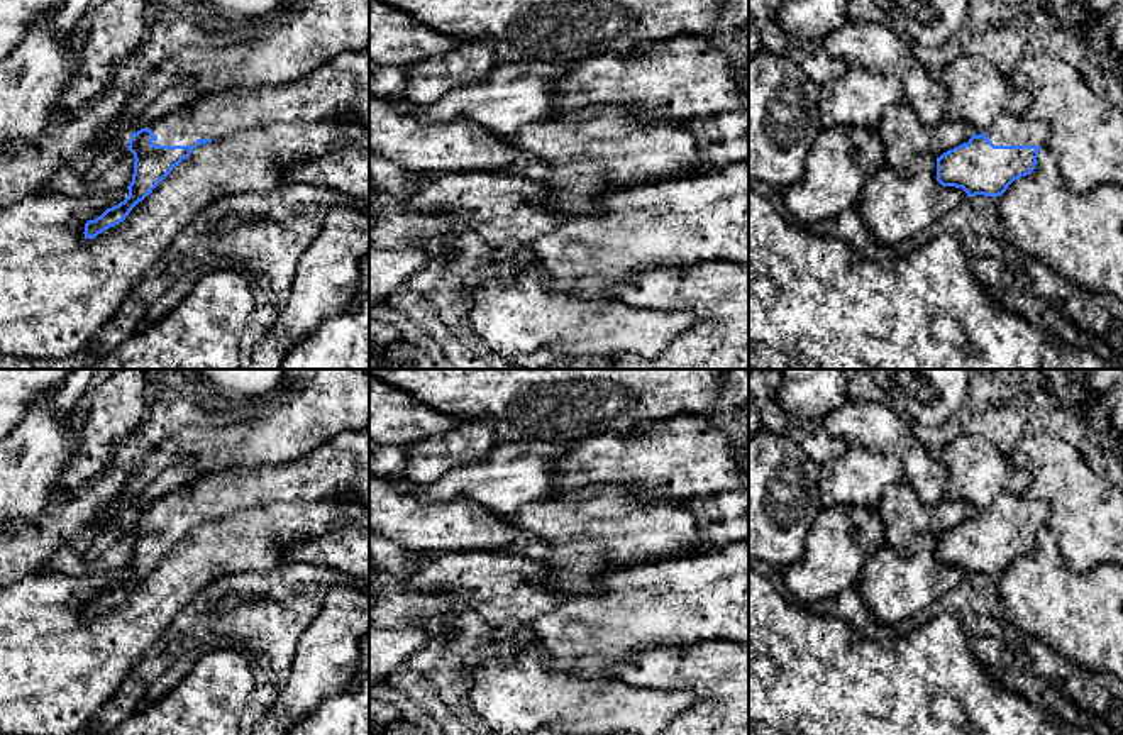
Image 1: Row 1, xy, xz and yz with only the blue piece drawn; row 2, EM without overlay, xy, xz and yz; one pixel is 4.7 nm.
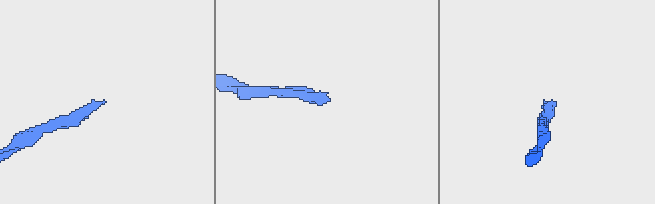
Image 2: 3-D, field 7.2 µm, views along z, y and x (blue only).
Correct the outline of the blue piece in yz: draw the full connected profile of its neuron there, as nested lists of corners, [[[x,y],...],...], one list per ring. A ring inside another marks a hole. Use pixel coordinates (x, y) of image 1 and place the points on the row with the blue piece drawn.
[[[1011,113],[999,115],[987,132],[974,132],[964,144],[937,158],[937,181],[942,186],[962,188],[967,196],[999,196],[1008,186],[1035,169],[1038,151],[1048,146],[1048,125]]]

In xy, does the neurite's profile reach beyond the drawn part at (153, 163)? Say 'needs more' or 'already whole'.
needs more

